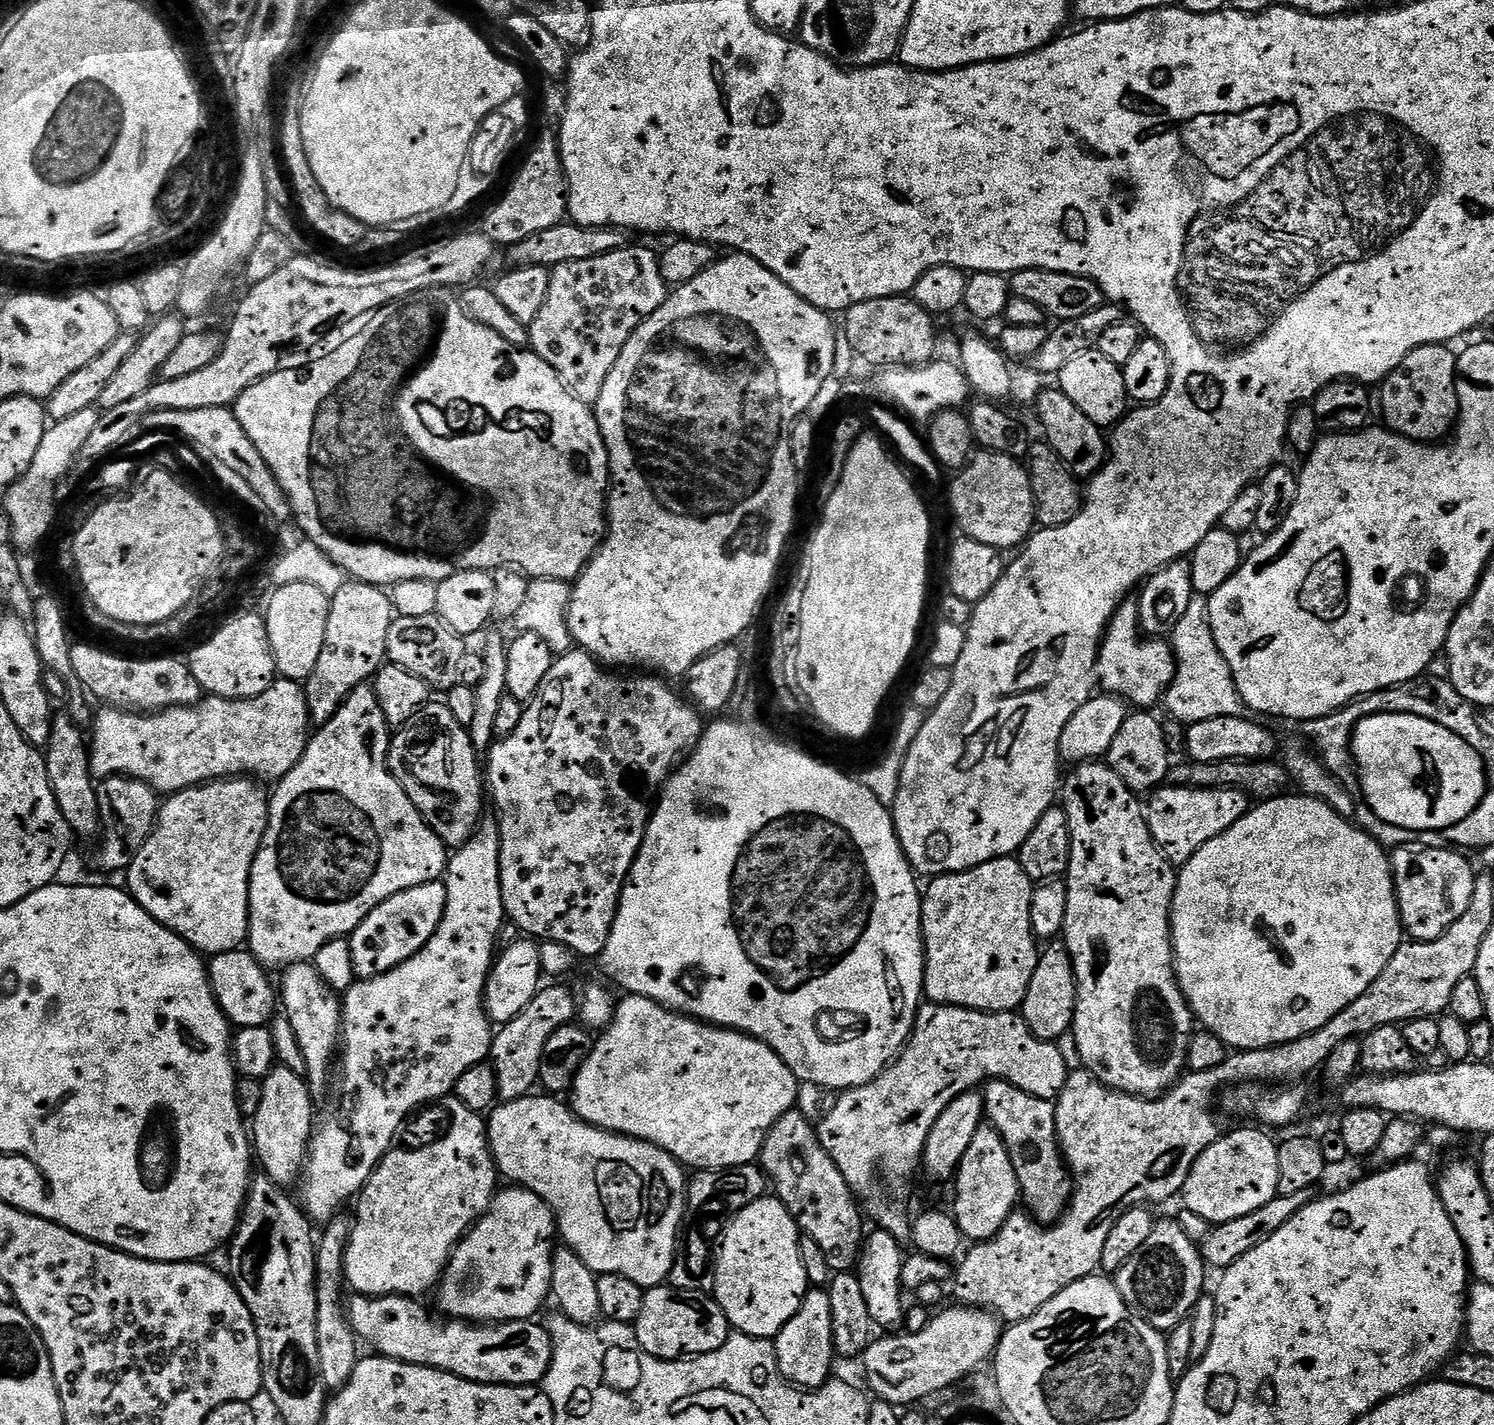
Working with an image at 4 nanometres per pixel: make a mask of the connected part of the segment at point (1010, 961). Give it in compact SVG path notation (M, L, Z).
M1001 856L999 860L991 860L977 868L967 868L965 872L947 872L931 881L929 888L922 892L922 930L924 931L924 996L933 1004L949 1004L959 1008L969 1008L975 1012L1016 1012L1030 990L1030 980L1034 978L1034 970L1040 961L1038 941L1032 933L1030 922L1030 902L1034 881L1022 870L1019 859L1012 856Z

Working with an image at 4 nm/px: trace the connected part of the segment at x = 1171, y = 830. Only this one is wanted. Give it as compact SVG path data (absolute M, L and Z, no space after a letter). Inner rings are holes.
M1161 786L1151 793L1150 799L1152 801L1146 804L1150 834L1164 857L1174 866L1184 865L1194 853L1202 850L1202 846L1206 846L1206 842L1230 830L1234 822L1250 811L1250 796L1239 788Z

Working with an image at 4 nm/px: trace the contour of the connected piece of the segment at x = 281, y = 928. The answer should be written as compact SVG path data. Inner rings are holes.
M371 683L360 684L349 694L344 705L334 714L334 718L330 718L330 722L319 725L318 731L309 739L298 766L294 766L294 770L290 770L290 774L286 774L283 780L275 785L276 792L274 788L268 801L268 828L264 831L264 841L260 844L258 854L254 858L254 866L250 870L250 890L248 891L246 944L252 957L259 964L263 964L265 969L283 970L292 964L307 964L315 961L318 950L322 950L322 946L326 946L331 940L351 937L357 926L380 903L412 887L439 881L447 873L449 849L442 842L442 838L438 838L438 834L434 834L434 830L424 821L414 802L410 802L406 790L402 790L402 786L388 769L389 743L390 729L386 722L386 714L382 714L382 706L378 706L376 689Z

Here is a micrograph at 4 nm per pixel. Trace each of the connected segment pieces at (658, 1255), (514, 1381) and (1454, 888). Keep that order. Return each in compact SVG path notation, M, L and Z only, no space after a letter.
M529 1094L523 1096L522 1098L518 1098L517 1100L506 1100L500 1103L497 1103L496 1107L492 1109L491 1112L487 1113L486 1116L486 1127L488 1130L488 1145L490 1146L490 1150L492 1151L492 1160L496 1163L496 1171L499 1173L501 1177L504 1176L508 1179L508 1182L511 1182L513 1185L526 1188L529 1192L533 1192L534 1194L538 1194L538 1198L542 1198L544 1201L548 1203L549 1208L552 1209L553 1214L556 1216L556 1227L558 1229L558 1236L561 1241L567 1247L572 1248L574 1250L574 1254L578 1254L578 1258L582 1258L582 1262L586 1262L586 1266L590 1266L590 1270L594 1273L605 1272L606 1274L622 1274L622 1278L630 1278L630 1282L638 1282L638 1286L642 1286L646 1290L649 1288L659 1288L661 1285L665 1283L672 1275L672 1267L674 1266L674 1262L676 1261L676 1253L678 1251L678 1241L680 1239L680 1233L682 1231L682 1225L684 1223L685 1215L688 1211L688 1186L690 1183L689 1177L686 1175L686 1169L680 1161L674 1159L670 1153L666 1150L662 1150L658 1146L654 1146L653 1144L648 1144L644 1140L635 1140L633 1136L619 1136L617 1132L605 1132L602 1128L596 1128L593 1124L587 1124L584 1120L581 1120L579 1116L576 1115L575 1112L572 1111L571 1107L567 1103L564 1104L563 1099L557 1098L552 1094L539 1094L540 1096L536 1096L537 1094Z
M352 1294L346 1300L349 1325L356 1339L368 1343L375 1355L437 1368L470 1382L536 1386L550 1370L553 1344L543 1323L535 1324L532 1318L503 1322L445 1319L443 1315L431 1316L420 1303L411 1296Z
M1403 847L1395 849L1391 853L1392 877L1396 883L1396 901L1400 911L1400 923L1404 926L1404 931L1413 941L1427 942L1442 938L1454 922L1466 914L1470 902L1474 898L1476 889L1477 869L1472 869L1472 864L1467 860L1465 853L1460 850L1453 850L1451 847L1443 848L1421 848Z

